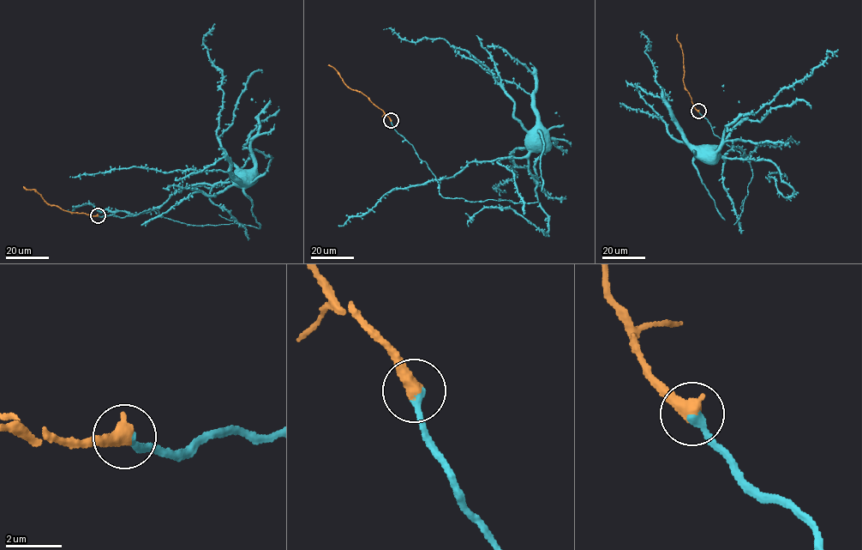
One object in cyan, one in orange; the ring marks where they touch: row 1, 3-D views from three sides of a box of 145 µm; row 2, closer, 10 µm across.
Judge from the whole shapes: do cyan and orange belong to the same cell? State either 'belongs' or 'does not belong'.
belongs

